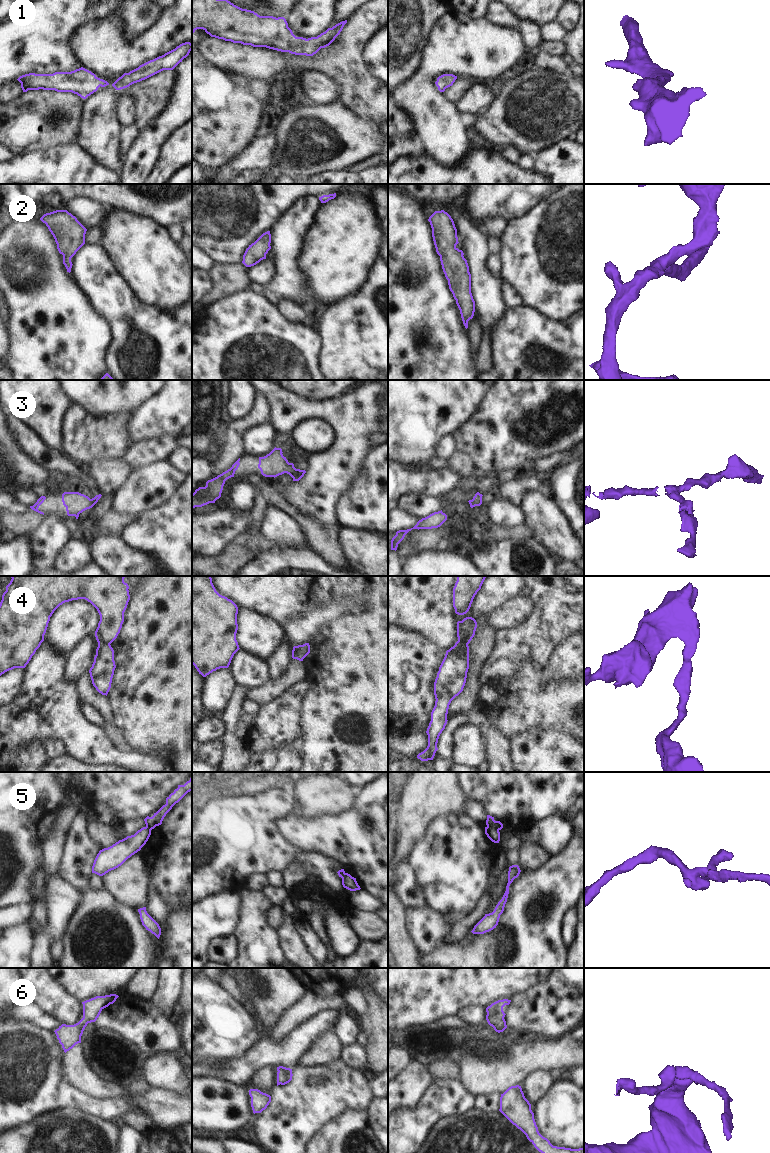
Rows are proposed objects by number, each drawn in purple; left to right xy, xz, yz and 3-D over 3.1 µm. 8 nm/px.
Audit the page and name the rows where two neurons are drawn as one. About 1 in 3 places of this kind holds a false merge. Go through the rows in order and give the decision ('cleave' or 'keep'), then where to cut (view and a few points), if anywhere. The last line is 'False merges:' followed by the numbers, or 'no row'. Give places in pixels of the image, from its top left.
1: keep; cut none
2: keep; cut none
3: keep; cut none
4: cleave; cut xy (97, 640), (109, 644)
5: cleave; cut yz (487, 826), (492, 826), (498, 830)
6: keep; cut none
False merges: 4, 5

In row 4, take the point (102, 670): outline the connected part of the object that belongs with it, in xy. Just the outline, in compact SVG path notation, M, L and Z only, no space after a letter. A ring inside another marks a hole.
M102 641L97 642L96 655L89 673L96 690L102 695L107 696L116 668L114 650L110 644L103 643Z

